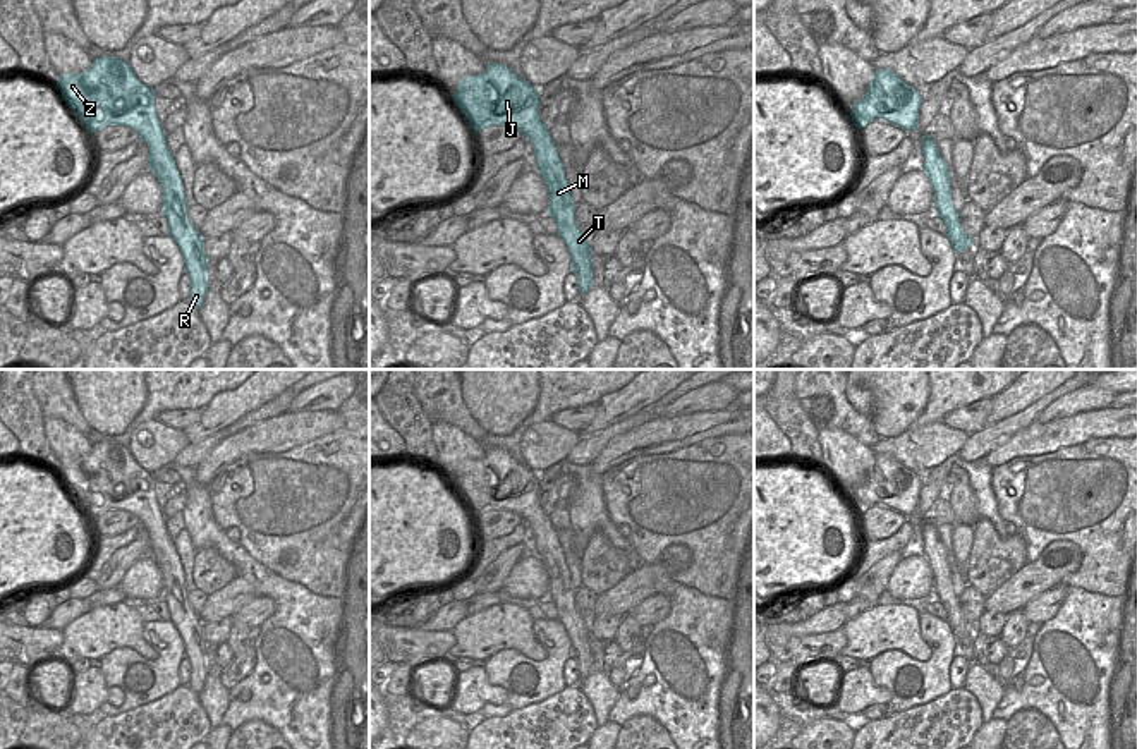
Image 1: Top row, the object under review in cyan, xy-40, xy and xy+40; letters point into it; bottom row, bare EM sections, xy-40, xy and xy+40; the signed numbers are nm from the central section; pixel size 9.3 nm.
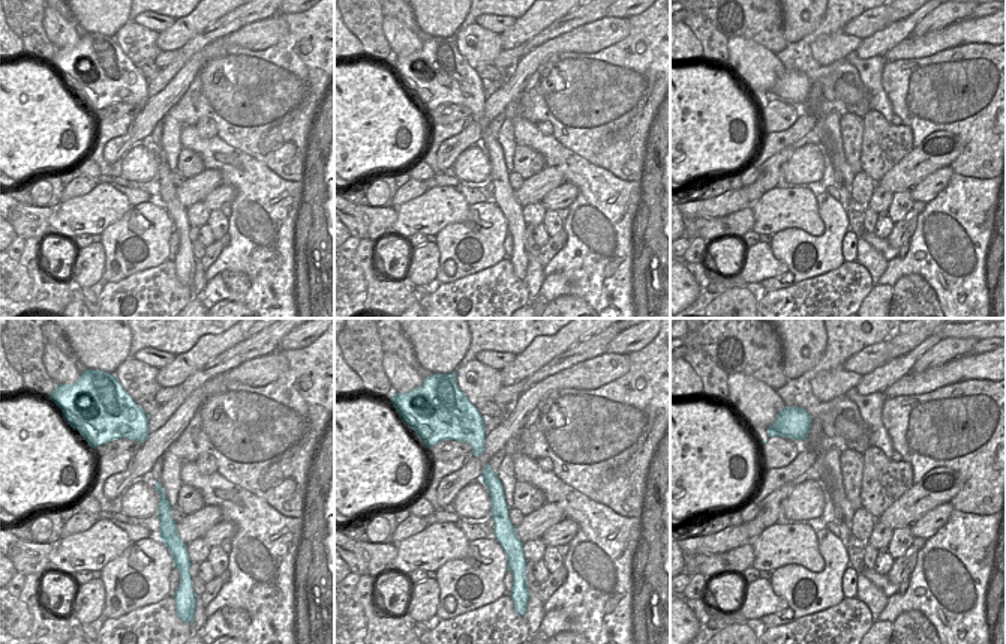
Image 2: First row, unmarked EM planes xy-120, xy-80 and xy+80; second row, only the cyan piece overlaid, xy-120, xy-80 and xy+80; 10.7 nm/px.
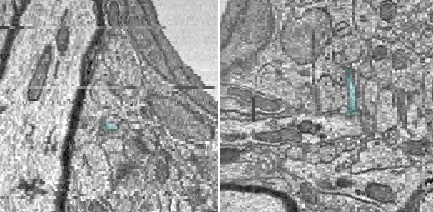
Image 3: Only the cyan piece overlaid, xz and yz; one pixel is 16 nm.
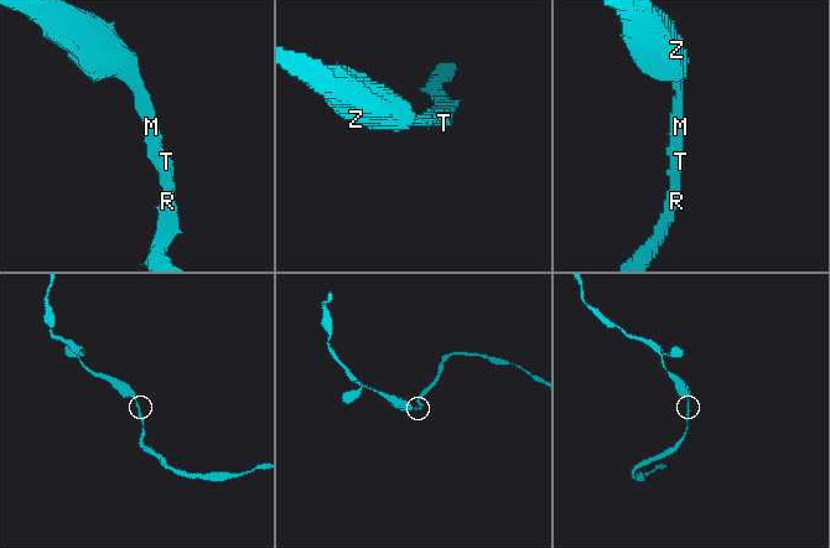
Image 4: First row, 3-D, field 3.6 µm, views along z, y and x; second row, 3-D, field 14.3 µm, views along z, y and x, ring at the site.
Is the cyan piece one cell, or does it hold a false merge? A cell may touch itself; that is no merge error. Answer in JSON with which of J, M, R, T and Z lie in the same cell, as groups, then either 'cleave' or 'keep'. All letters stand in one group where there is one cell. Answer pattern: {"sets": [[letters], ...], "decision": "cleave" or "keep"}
{"sets": [["J", "M", "R", "T", "Z"]], "decision": "keep"}

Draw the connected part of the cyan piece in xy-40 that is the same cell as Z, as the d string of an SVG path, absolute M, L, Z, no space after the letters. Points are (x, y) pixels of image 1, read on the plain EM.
M117 441L93 443L93 448L86 457L58 460L57 471L67 490L84 507L91 519L105 514L106 510L127 510L137 515L139 522L148 529L149 553L163 574L163 600L168 605L170 622L179 630L184 641L185 658L191 661L189 687L192 692L199 694L208 675L208 655L203 622L192 612L187 601L184 569L173 539L167 533L165 515L161 514L155 493L155 476L136 462L127 447Z

